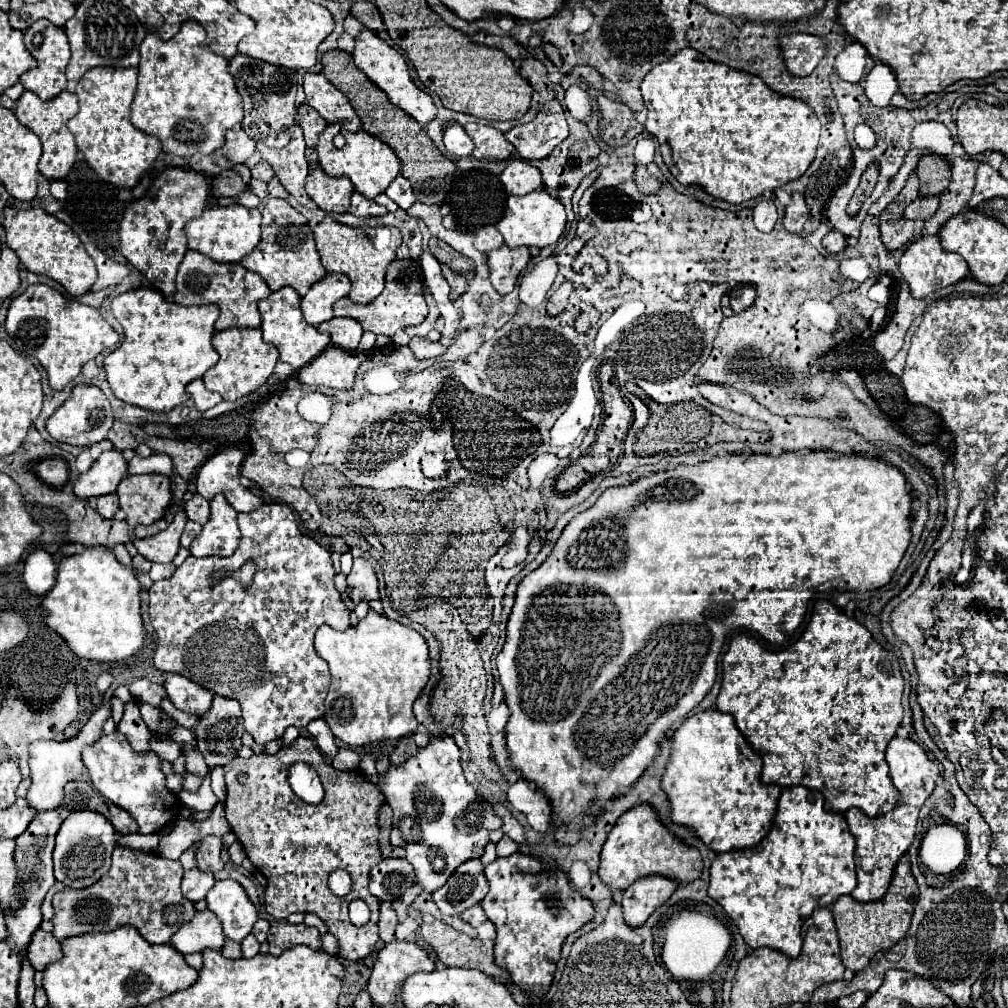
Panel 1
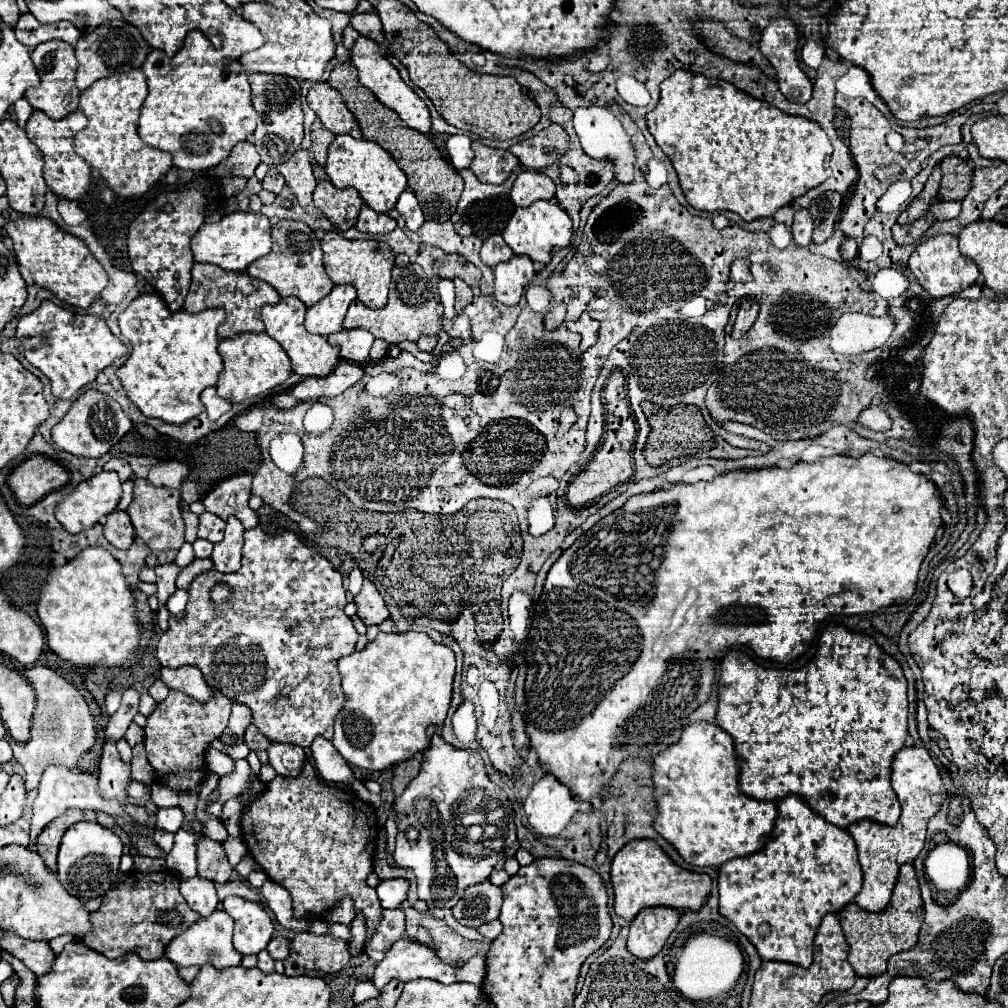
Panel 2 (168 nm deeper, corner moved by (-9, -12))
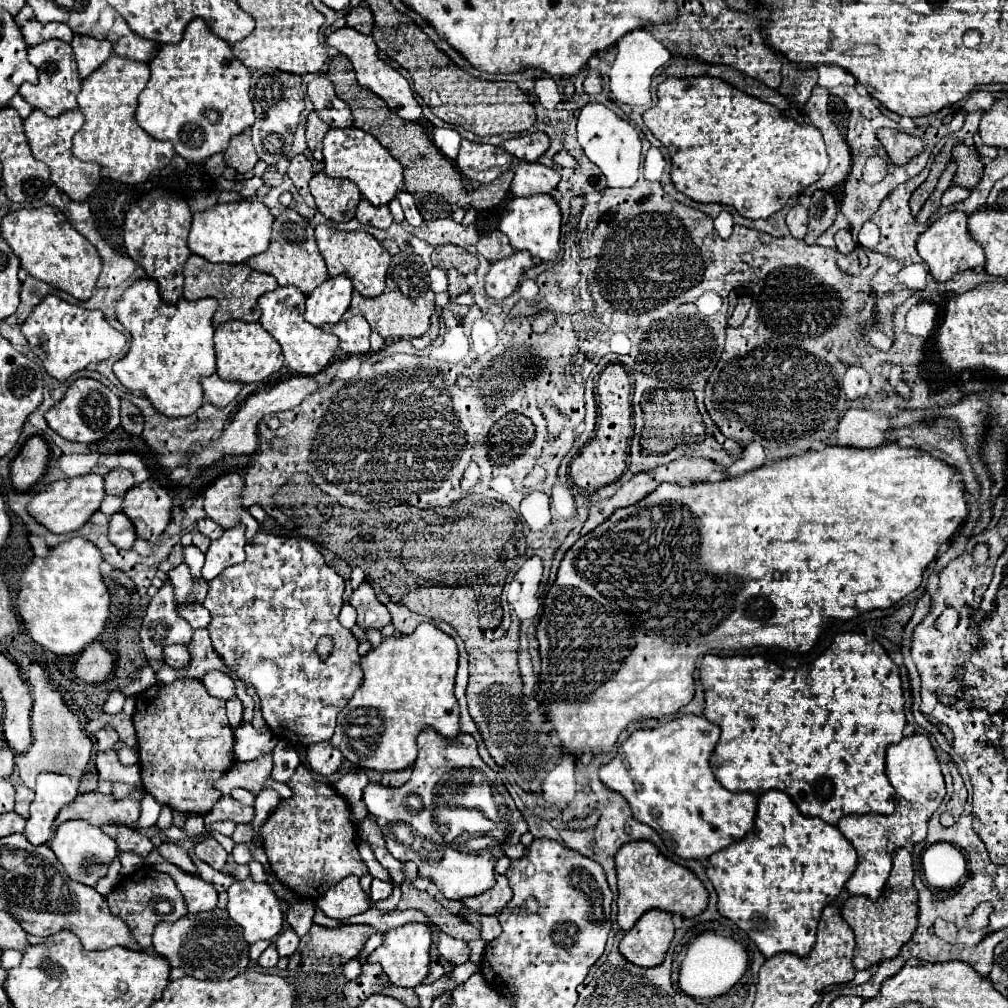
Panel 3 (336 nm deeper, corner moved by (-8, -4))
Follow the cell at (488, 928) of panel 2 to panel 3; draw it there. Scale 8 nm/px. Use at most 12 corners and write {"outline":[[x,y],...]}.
{"outline":[[481,916],[481,940],[491,942],[501,934],[497,916]]}

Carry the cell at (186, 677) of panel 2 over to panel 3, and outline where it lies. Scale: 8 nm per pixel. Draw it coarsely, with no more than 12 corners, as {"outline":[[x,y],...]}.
{"outline":[[179,644],[167,646],[165,664],[183,668],[191,660],[189,650]]}

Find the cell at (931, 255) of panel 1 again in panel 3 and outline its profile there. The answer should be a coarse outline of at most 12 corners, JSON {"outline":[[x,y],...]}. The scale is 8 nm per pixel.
{"outline":[[943,214],[917,240],[937,282],[983,268],[967,214]]}

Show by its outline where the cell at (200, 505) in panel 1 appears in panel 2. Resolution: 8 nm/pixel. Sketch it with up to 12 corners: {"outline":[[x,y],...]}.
{"outline":[[210,512],[200,514],[198,538],[220,542],[226,522]]}

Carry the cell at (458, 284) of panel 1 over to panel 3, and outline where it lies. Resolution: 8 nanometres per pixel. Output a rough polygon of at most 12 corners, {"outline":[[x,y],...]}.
{"outline":[[455,268],[447,270],[449,296],[469,292],[465,276]]}

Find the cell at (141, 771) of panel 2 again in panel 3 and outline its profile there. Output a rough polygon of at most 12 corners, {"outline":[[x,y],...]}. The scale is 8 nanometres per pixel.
{"outline":[[117,748],[119,762],[125,766],[137,764],[137,750]]}

